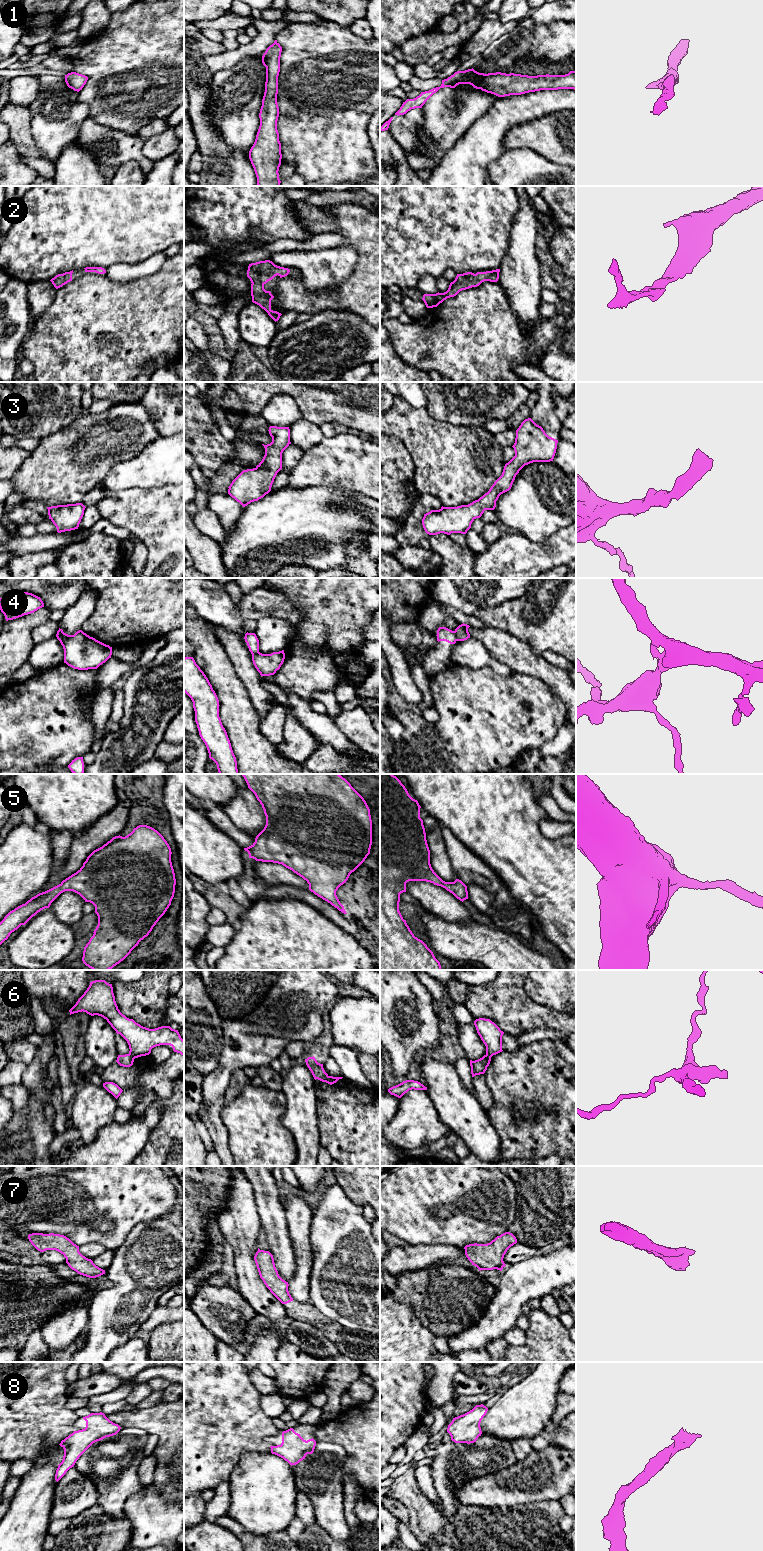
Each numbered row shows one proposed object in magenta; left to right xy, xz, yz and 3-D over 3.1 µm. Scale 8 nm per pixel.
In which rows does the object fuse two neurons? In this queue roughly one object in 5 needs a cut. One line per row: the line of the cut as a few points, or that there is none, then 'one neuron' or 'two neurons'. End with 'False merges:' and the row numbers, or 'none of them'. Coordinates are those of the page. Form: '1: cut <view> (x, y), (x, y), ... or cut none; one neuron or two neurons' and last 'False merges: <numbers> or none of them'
1: cut none; one neuron
2: cut none; one neuron
3: cut none; one neuron
4: cut yz (454, 631), (457, 640); two neurons
5: cut none; one neuron
6: cut xy (129, 1053), (134, 1058); two neurons
7: cut none; one neuron
8: cut none; one neuron
False merges: 4, 6

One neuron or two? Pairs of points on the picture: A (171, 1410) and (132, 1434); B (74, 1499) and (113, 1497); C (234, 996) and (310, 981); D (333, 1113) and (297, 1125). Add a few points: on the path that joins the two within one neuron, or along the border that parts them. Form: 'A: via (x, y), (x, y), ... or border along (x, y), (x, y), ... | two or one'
A: border along (121, 1427), (140, 1427), (149, 1434) | two
B: border along (88, 1476), (95, 1484), (98, 1493), (97, 1503) | two
C: border along (278, 980), (255, 1008) | two
D: border along (316, 1094), (316, 1118), (321, 1141) | two

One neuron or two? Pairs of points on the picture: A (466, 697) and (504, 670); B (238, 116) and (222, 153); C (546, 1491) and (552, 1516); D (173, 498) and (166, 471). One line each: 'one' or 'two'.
A: two
B: two
C: two
D: two

